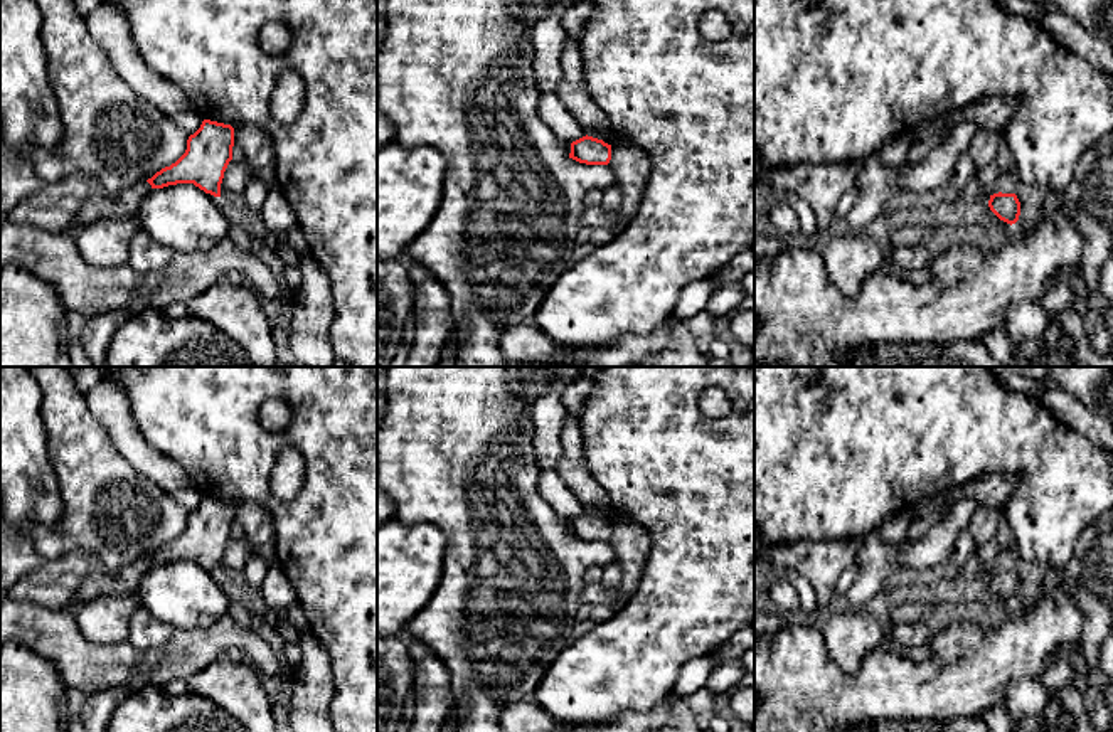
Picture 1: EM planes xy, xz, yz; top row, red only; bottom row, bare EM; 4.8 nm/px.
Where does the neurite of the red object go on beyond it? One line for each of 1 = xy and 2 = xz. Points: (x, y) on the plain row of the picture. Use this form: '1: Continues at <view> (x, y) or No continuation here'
1: No continuation here
2: No continuation here

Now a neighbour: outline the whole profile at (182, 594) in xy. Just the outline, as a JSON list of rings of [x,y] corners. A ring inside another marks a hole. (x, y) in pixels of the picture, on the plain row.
[[[177,560],[153,565],[141,579],[141,606],[173,629],[205,631],[214,626],[236,596],[234,591],[210,570],[194,560]]]

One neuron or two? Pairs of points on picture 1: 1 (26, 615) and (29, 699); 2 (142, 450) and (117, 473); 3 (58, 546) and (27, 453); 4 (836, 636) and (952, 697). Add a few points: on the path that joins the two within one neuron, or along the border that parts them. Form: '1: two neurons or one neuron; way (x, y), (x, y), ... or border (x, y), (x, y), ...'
1: two neurons; border (17, 641), (46, 657), (58, 672)
2: two neurons; border (106, 428), (115, 448), (159, 487)
3: two neurons; border (58, 485), (61, 515), (27, 535)
4: two neurons; border (879, 645), (854, 673), (844, 673), (829, 658)

